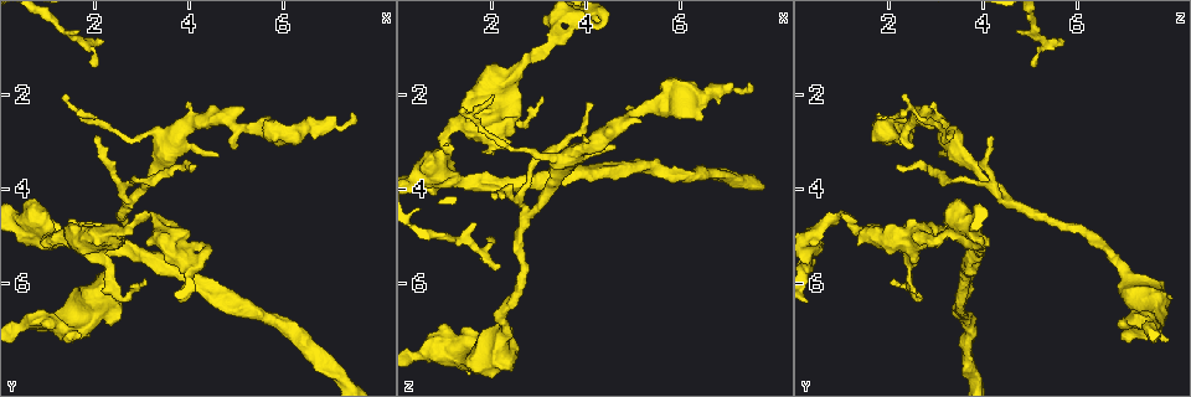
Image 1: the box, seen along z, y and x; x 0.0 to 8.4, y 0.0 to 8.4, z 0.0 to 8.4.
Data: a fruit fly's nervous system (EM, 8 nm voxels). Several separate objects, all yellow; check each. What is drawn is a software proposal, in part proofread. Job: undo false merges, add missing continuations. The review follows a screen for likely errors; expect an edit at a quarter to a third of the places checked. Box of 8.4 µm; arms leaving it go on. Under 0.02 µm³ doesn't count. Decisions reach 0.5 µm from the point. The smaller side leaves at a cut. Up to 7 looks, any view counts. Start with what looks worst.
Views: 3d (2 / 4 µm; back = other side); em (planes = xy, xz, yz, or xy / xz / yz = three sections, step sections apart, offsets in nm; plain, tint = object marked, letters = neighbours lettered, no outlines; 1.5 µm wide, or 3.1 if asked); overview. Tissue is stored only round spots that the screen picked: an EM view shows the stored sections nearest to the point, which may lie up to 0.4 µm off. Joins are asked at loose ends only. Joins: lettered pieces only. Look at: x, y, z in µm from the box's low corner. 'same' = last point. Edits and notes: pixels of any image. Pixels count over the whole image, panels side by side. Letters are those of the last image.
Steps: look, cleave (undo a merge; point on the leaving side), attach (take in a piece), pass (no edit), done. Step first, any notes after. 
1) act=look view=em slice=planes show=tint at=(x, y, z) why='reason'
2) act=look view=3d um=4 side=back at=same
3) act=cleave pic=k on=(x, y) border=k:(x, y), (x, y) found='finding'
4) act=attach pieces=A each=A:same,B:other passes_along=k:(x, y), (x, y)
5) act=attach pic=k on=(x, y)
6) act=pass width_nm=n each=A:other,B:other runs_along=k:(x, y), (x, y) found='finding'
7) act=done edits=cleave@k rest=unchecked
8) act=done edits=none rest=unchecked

act=look view=3d um=4 at=(1.95, 4.75, 3.30) why='an open end'

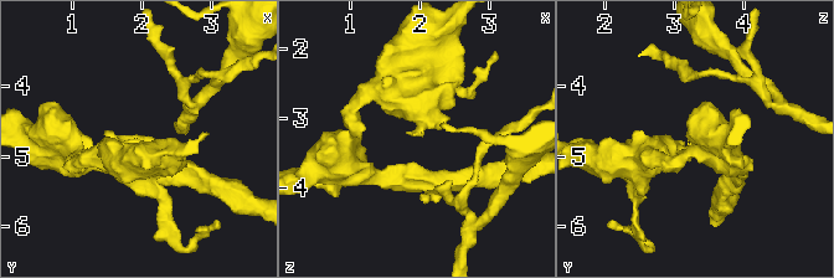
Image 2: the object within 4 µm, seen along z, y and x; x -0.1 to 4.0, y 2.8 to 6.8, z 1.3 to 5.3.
act=look view=em slice=yz step=4 show=plain at=(1.90, 4.80, 3.25) why='shape alone is not enough'

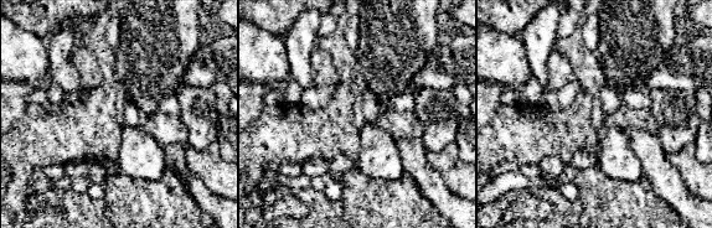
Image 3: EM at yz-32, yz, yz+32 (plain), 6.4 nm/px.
act=look view=em slice=yz step=4 show=letters at=same

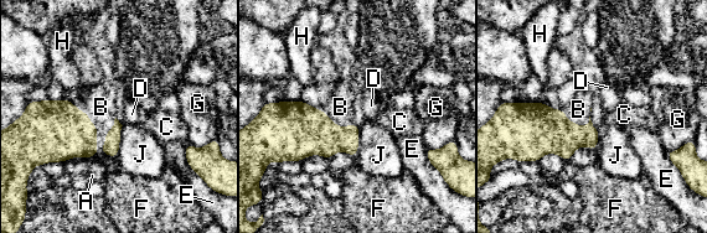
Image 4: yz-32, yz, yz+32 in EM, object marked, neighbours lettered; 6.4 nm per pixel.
act=attach pieces=B each=A:other,B:same,C:other,D:other,E:other,F:other,G:other,H:other,J:other passes_along=4:(57, 130), (96, 128), (101, 107) found='the cell continues'

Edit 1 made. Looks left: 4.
act=look view=overview why='redraw'

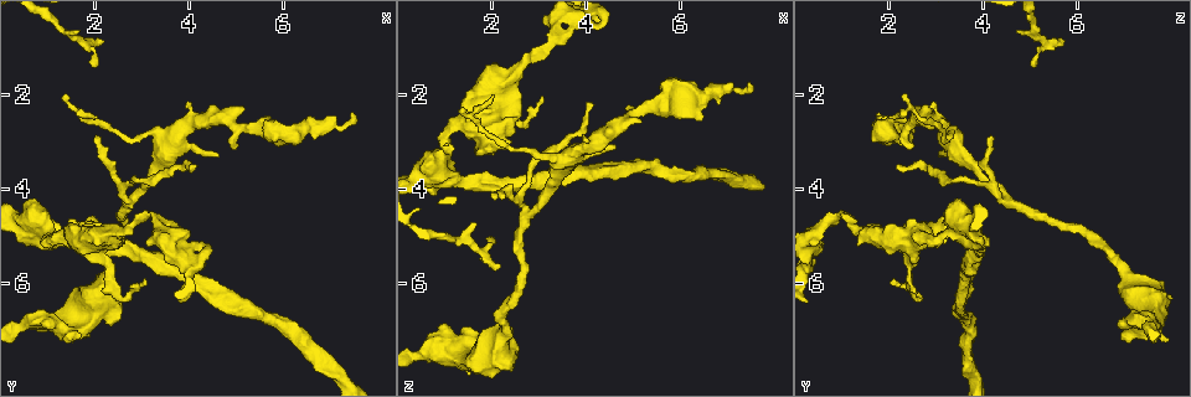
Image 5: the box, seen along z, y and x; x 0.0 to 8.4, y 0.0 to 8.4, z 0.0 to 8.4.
act=look view=3d um=4 at=(7.35, 2.40, 1.85) why='branch stops here'

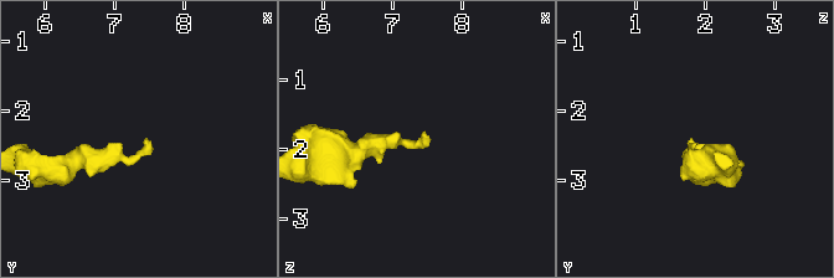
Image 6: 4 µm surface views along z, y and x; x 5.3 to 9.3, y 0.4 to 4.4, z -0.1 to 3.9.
act=look view=em slice=xy step=4 show=letters at=(7.40, 2.40, 1.80)

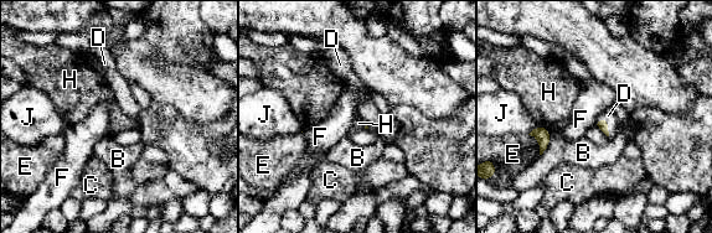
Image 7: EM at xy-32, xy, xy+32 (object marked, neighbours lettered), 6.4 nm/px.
act=attach pieces=D longest_contact=E:160nm each=B:other,C:other,D:same,E:other,F:other,H:other,J:other passes_along=7:(602, 124), (607, 125), (608, 115) found='the cell continues'

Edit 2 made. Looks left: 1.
act=look view=em slice=planes show=letters at=(3.10, 4.50, 1.05) why='sudden change in width'

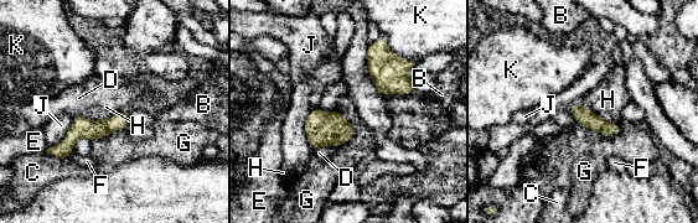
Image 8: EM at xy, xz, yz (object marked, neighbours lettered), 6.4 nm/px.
act=pass width_nm=40 each=B:other,C:other,D:other,E:other,F:other,G:other,H:other,J:other,K:other runs_along=8:(125, 117), (81, 129), (51, 150) found='one cell here'

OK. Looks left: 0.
act=done edits=attach@4,attach@7 rest=unchecked

